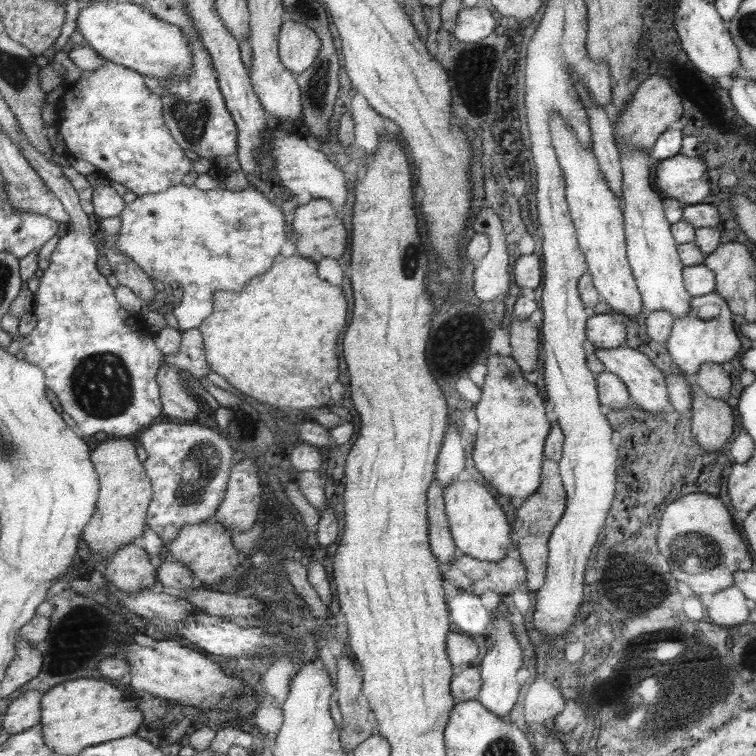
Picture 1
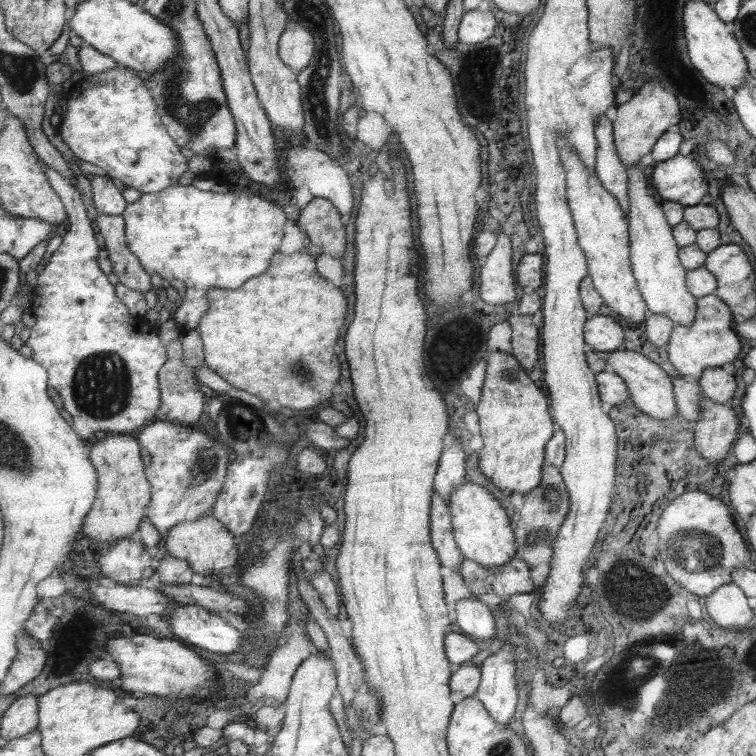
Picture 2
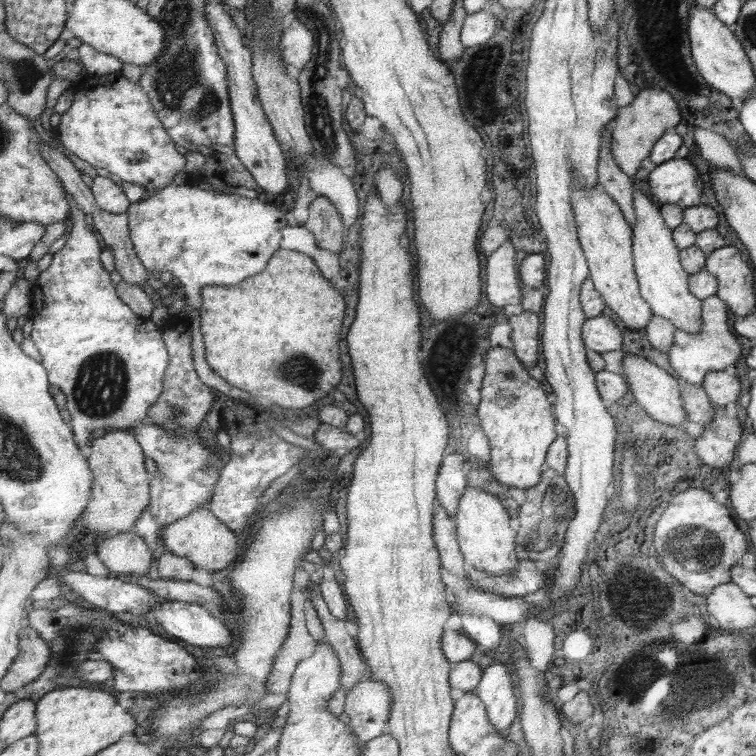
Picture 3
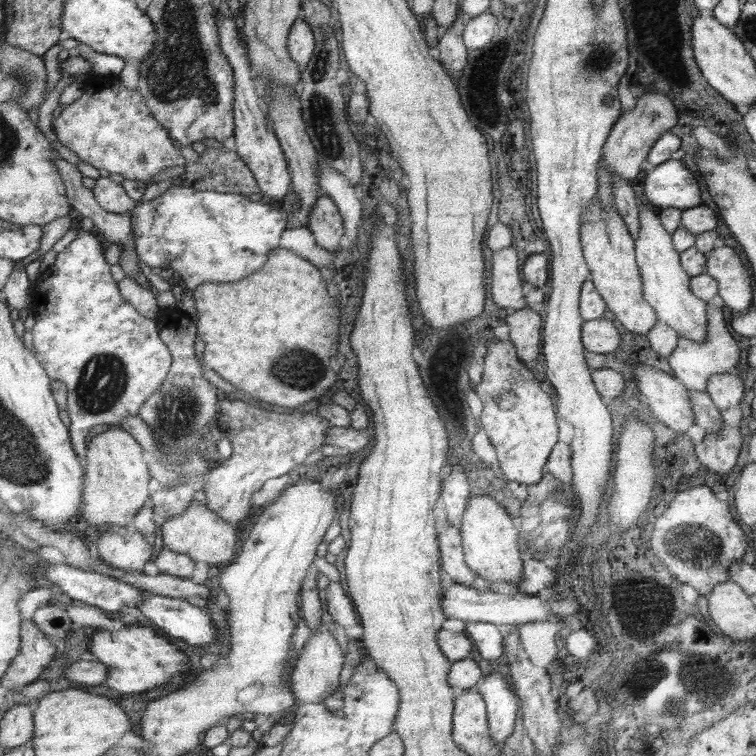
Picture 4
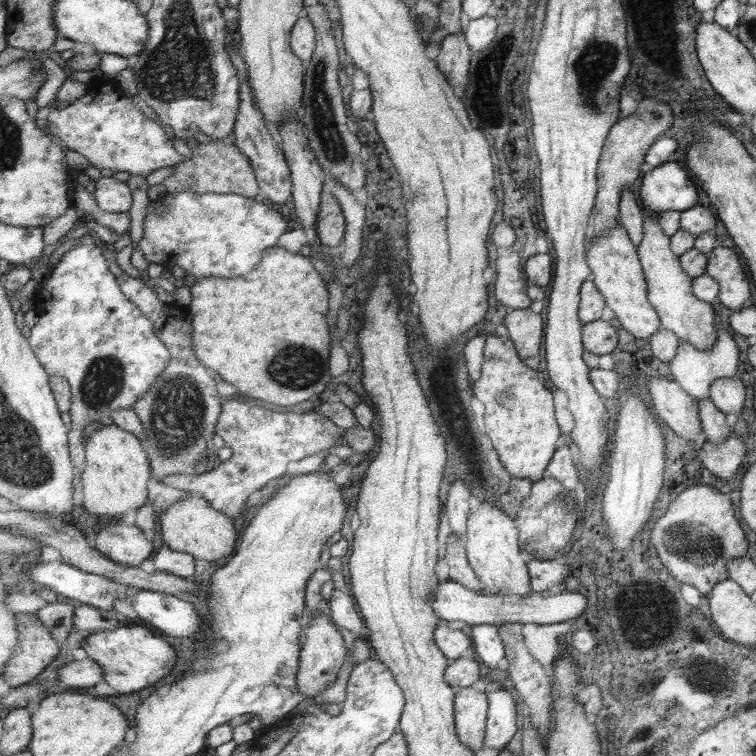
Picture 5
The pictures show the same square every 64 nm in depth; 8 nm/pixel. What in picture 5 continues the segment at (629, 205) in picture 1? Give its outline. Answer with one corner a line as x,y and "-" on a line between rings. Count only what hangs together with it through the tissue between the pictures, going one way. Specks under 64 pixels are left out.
645,212
643,216
643,236
637,246
637,256
647,280
647,290
649,290
647,300
659,314
661,326
673,332
681,342
695,346
697,350
715,348
715,344
719,342
719,334
717,334
717,326
713,332
713,310
709,302
703,302
693,294
691,290
693,278
683,272
679,256
671,250
671,236
663,232
659,222
649,218
649,212

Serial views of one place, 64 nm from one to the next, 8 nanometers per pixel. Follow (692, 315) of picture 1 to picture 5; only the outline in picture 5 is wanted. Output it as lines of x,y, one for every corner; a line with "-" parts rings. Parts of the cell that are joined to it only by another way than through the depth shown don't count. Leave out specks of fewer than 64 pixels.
719,324
719,342
715,344
715,348
709,350
697,350
695,346
681,342
677,346
675,356
669,360
667,364
671,378
687,392
691,394
695,400
707,400
709,392
711,392
711,384
715,380
723,380
723,378
733,378
735,370
737,370
737,346
731,340
731,336
723,330
723,326

